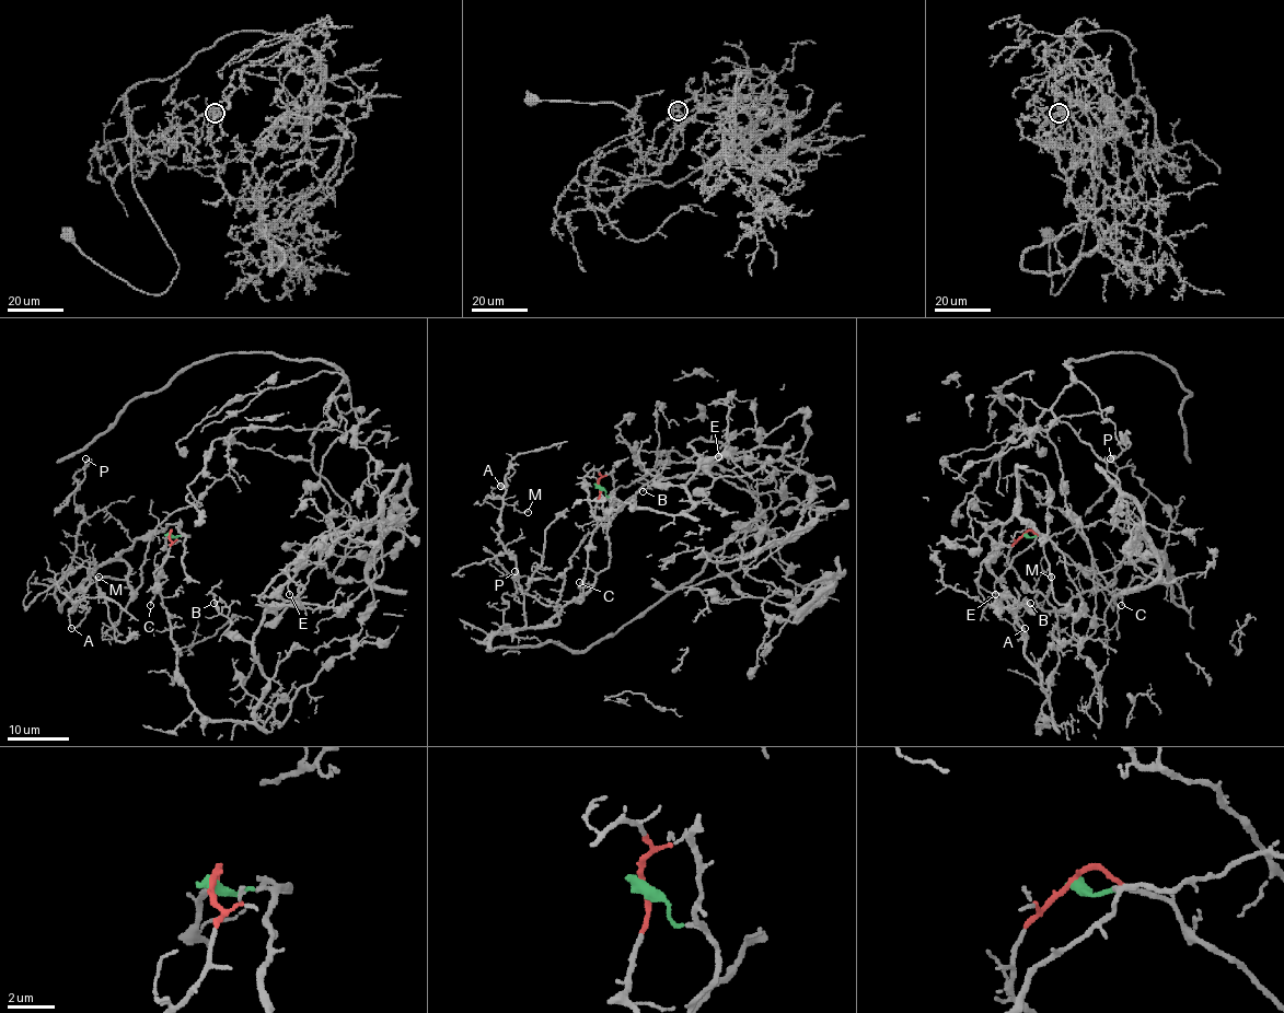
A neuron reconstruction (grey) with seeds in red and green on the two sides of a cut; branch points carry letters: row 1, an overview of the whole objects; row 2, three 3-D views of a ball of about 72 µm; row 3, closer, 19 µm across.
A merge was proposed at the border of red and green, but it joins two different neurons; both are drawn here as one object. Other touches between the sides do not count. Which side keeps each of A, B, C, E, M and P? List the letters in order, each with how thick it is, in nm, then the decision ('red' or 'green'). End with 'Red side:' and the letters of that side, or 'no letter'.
A: 110 nm | green
B: 100 nm | red
C: 130 nm | red
E: 130 nm | red
M: 110 nm | green
P: 130 nm | green
Red side: B, C, E

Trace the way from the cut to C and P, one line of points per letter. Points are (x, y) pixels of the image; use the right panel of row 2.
C: (1024, 534), (1032, 531), (1047, 536), (1098, 584), (1110, 592), (1120, 590), (1121, 605)
P: (1025, 534), (1106, 521), (1131, 532), (1166, 561), (1181, 605), (1166, 556), (1170, 512), (1135, 469), (1110, 458)

